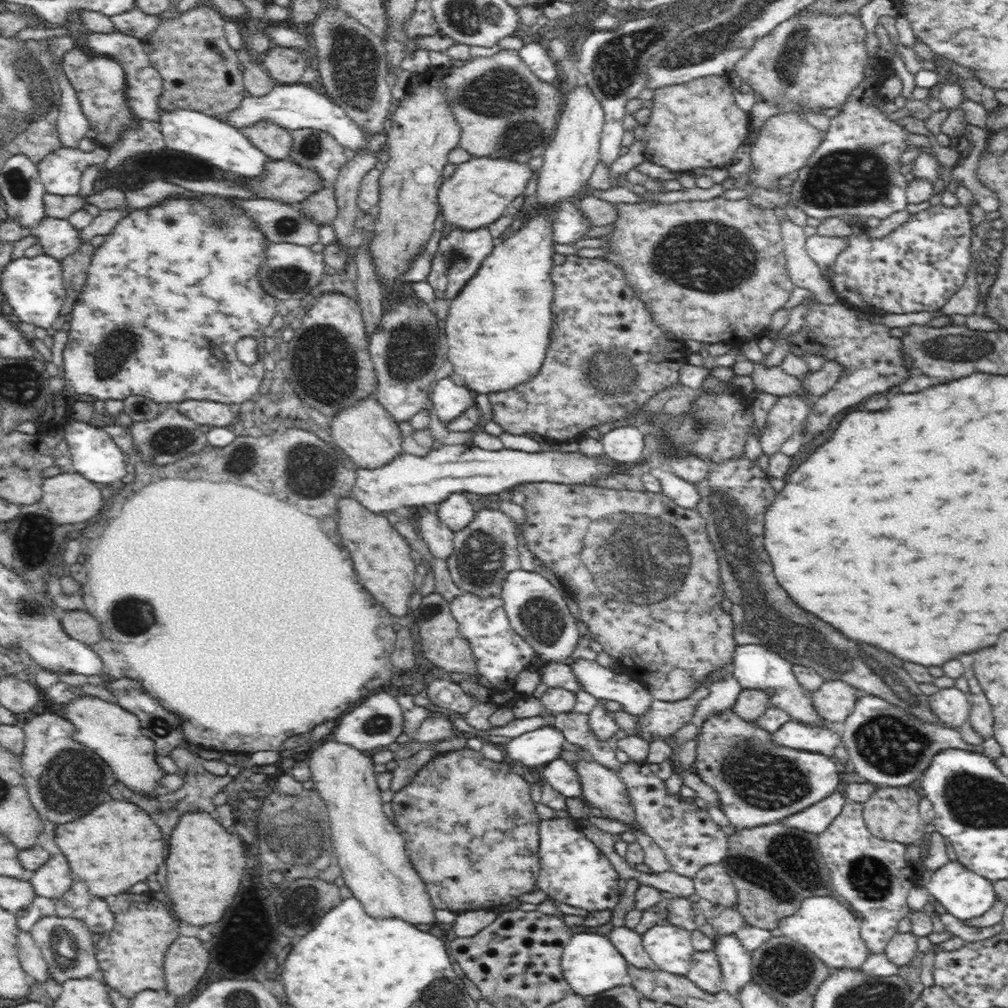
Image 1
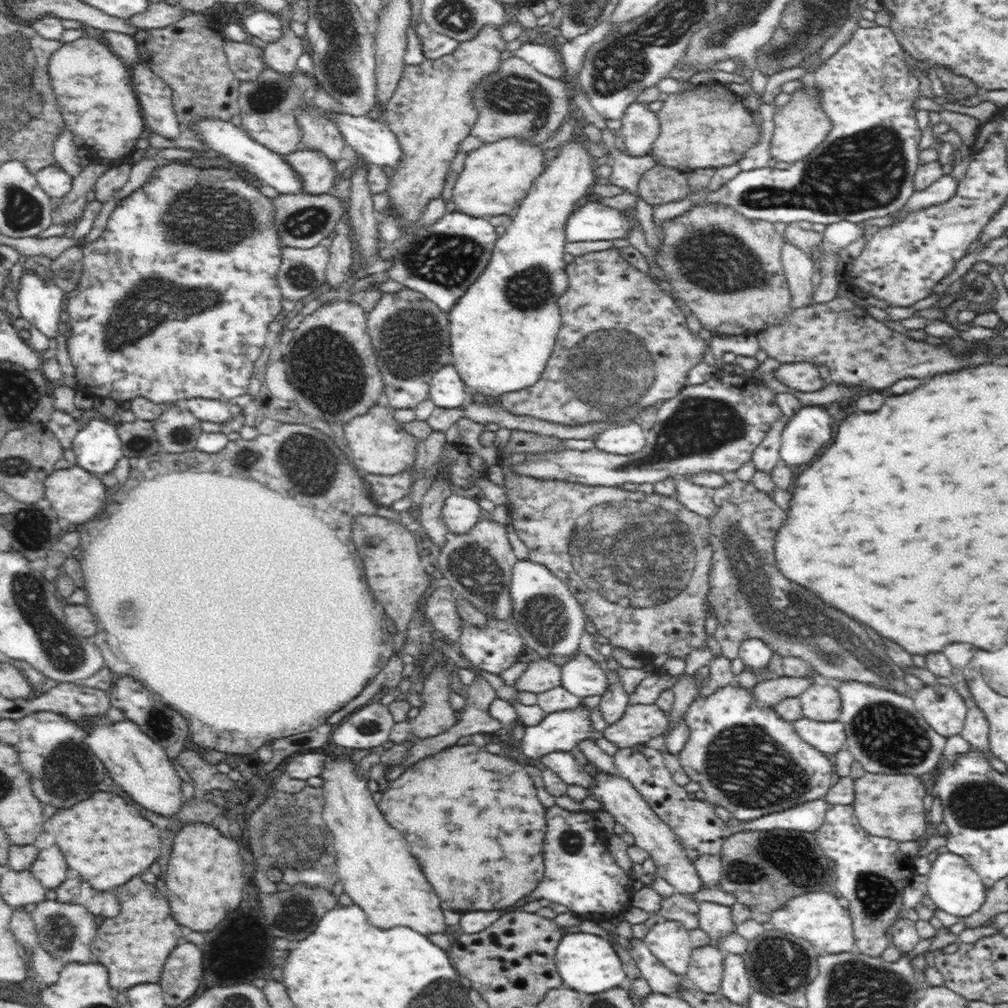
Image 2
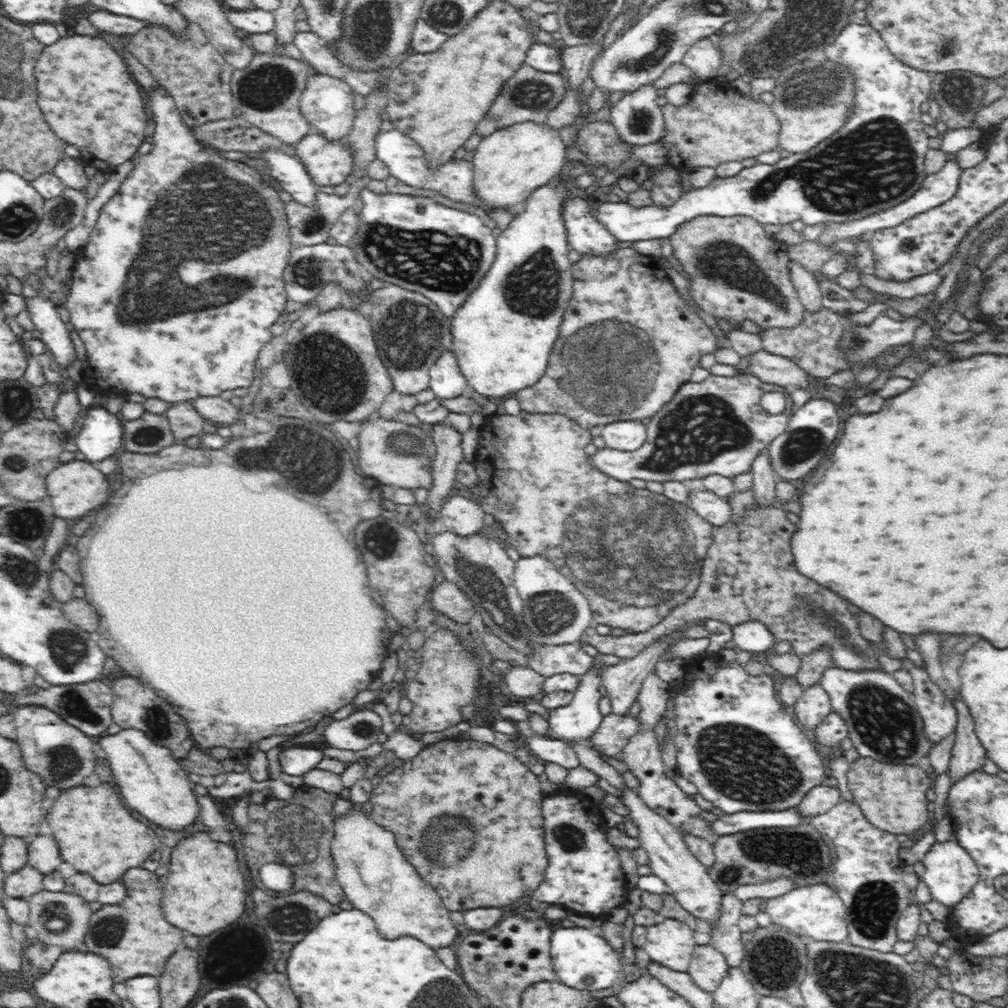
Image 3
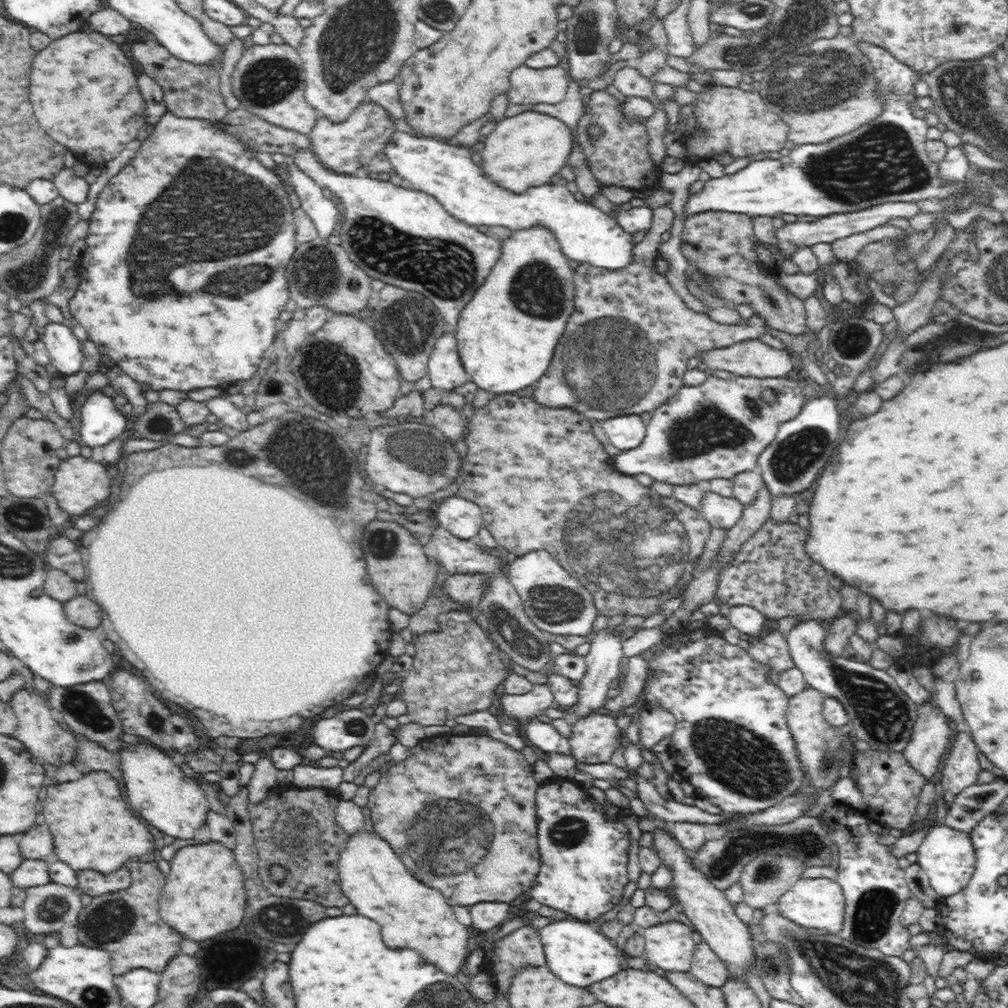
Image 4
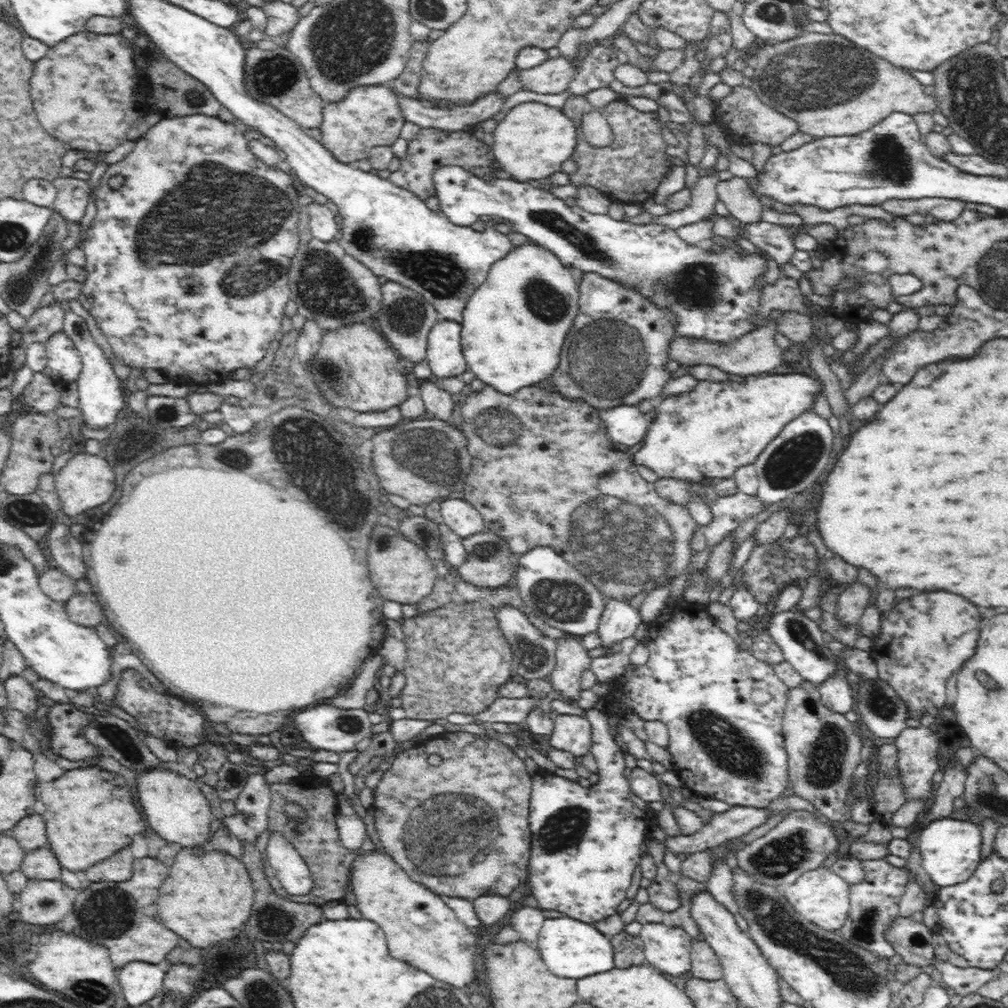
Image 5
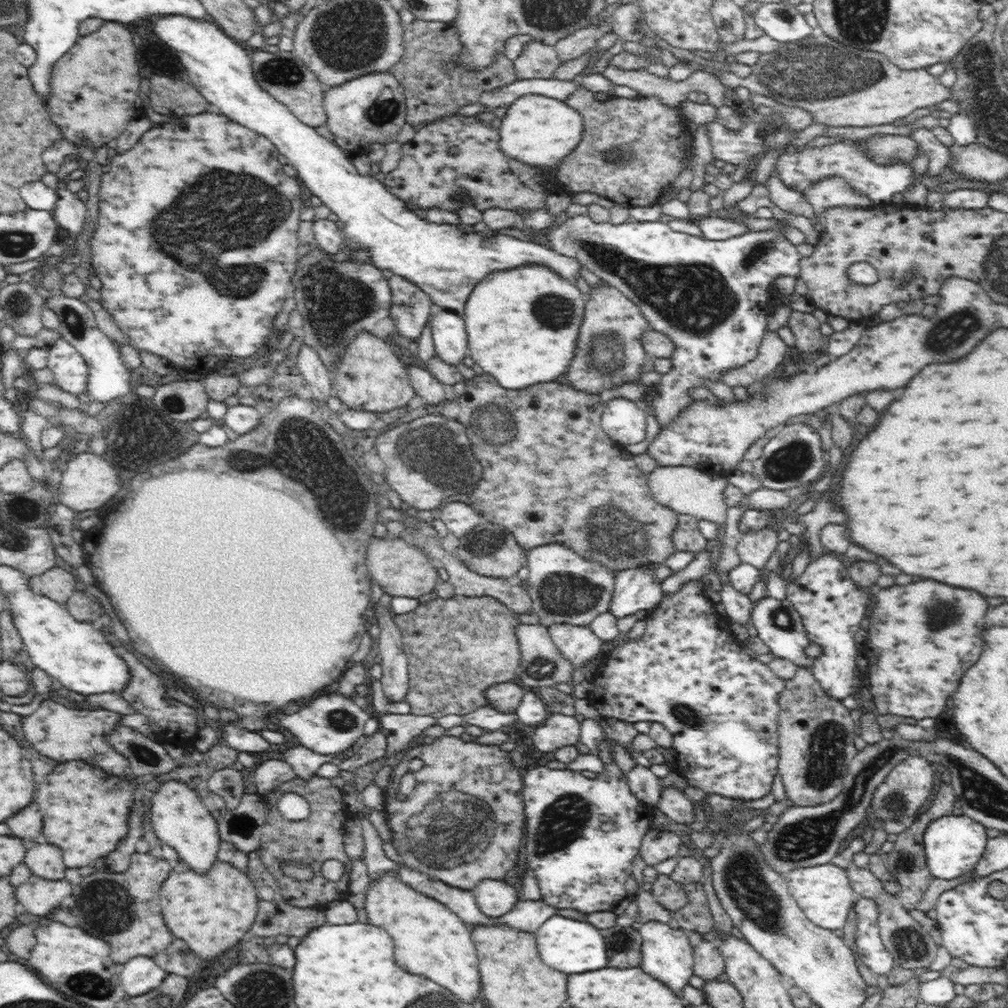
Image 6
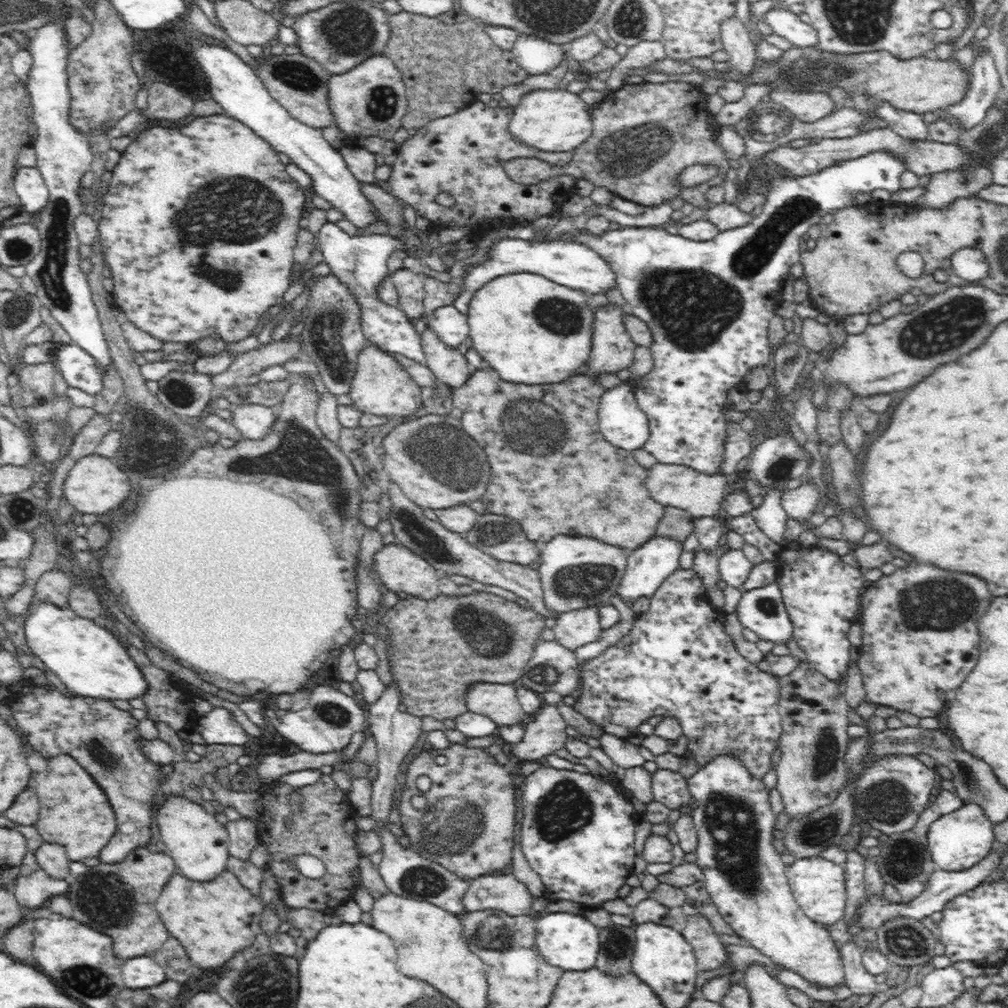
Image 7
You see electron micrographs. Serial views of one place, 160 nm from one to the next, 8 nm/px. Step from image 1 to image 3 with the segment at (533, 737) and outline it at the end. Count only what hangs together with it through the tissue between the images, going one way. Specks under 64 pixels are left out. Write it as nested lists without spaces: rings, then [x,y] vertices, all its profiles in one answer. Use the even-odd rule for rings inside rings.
[[[600,652],[596,656],[592,656],[592,668],[588,668],[584,674],[578,677],[578,686],[573,691],[573,699],[563,707],[554,707],[550,711],[550,719],[548,720],[550,730],[547,732],[548,738],[555,738],[556,740],[566,741],[571,744],[574,740],[584,740],[590,738],[592,732],[600,726],[603,718],[600,713],[599,702],[603,697],[600,694],[600,687],[602,684],[602,671],[609,667],[600,660]]]

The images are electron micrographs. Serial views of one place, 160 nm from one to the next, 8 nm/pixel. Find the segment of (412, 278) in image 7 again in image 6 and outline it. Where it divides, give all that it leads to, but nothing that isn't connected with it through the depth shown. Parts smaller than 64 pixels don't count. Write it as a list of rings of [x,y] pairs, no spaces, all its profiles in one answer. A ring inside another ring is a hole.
[[[402,276],[390,277],[389,285],[392,295],[390,317],[397,331],[404,340],[417,340],[430,316],[430,297]]]

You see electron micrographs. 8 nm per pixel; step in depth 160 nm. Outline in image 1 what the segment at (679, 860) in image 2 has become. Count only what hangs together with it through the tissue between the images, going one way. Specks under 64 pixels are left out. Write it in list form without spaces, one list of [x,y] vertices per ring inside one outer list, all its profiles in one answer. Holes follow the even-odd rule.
[[[582,759],[574,765],[582,785],[580,797],[591,808],[599,808],[603,816],[626,824],[632,832],[645,833],[636,818],[627,786],[616,770],[595,760]]]

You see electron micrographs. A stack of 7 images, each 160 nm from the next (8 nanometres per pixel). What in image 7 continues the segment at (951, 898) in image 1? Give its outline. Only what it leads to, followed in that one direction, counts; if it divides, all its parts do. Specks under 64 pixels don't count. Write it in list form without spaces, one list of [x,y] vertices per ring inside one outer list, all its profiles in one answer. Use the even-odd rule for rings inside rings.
[[[963,802],[958,810],[940,816],[930,825],[927,832],[927,848],[931,863],[935,868],[947,872],[964,872],[973,868],[985,860],[996,845],[993,826],[993,822],[985,815],[980,805]]]

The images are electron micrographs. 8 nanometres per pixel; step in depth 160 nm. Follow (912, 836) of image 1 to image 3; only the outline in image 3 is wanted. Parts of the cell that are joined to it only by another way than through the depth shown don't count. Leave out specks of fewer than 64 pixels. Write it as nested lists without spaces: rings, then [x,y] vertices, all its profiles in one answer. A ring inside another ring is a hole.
[[[860,756],[849,765],[846,772],[849,789],[863,815],[876,828],[895,835],[909,835],[928,822],[926,790],[932,778],[923,765],[878,762],[869,756]]]

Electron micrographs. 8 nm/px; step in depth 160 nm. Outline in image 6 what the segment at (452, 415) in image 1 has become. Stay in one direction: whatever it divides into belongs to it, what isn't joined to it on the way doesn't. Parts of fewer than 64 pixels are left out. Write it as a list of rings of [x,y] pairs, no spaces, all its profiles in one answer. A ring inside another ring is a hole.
[[[441,310],[431,318],[435,354],[443,363],[457,365],[469,352],[467,330],[462,315]]]

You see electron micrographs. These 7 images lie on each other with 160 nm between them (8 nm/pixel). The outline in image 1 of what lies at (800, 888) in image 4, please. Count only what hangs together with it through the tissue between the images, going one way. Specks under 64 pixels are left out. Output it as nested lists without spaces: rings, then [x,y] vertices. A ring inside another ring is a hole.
[[[828,896],[806,898],[800,905],[795,914],[779,921],[778,928],[782,935],[809,948],[832,970],[861,968],[870,951],[862,941],[860,920],[846,906]]]

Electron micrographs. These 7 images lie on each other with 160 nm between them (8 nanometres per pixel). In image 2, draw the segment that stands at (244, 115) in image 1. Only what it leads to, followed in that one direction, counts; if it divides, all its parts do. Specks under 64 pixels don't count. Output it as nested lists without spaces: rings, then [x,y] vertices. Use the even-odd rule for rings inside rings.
[[[346,112],[328,113],[335,126],[343,134],[343,139],[354,149],[358,158],[371,165],[399,168],[403,150],[398,137],[386,122],[373,121],[368,116],[352,116]]]

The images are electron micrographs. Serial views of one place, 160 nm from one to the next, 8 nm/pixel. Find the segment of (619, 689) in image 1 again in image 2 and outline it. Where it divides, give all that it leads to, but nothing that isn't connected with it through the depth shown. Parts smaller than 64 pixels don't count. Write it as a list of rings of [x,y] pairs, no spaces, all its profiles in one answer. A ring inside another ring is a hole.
[[[584,654],[578,655],[575,659],[567,662],[565,665],[561,665],[561,684],[568,692],[579,696],[581,698],[587,696],[596,696],[604,694],[604,690],[608,688],[608,681],[606,681],[606,675],[604,671],[600,668],[602,664],[598,663],[596,660]]]

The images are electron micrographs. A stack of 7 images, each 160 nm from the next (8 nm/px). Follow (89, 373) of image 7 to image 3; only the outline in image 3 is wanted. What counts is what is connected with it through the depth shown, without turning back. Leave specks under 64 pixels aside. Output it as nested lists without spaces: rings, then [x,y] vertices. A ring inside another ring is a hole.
[[[30,298],[28,310],[32,316],[31,321],[36,324],[36,330],[42,334],[41,340],[50,351],[52,360],[60,368],[72,366],[76,360],[76,351],[70,339],[70,331],[66,329],[66,323],[60,320],[50,298]]]

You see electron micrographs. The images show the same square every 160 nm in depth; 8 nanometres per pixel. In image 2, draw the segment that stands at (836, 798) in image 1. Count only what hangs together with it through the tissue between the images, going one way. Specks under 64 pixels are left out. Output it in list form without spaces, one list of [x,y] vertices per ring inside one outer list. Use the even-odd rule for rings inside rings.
[[[824,799],[811,800],[782,810],[782,812],[772,812],[748,822],[740,820],[734,830],[760,832],[792,830],[813,833],[824,824],[824,816],[829,807]]]

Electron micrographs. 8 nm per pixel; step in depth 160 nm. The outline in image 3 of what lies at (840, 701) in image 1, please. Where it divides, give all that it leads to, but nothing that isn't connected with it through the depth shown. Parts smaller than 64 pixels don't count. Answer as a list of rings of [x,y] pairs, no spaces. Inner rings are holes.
[[[818,684],[806,687],[790,709],[793,712],[795,720],[801,725],[802,730],[805,732],[811,731],[812,734],[813,730],[821,723],[823,718],[828,716],[833,710],[828,693]]]

